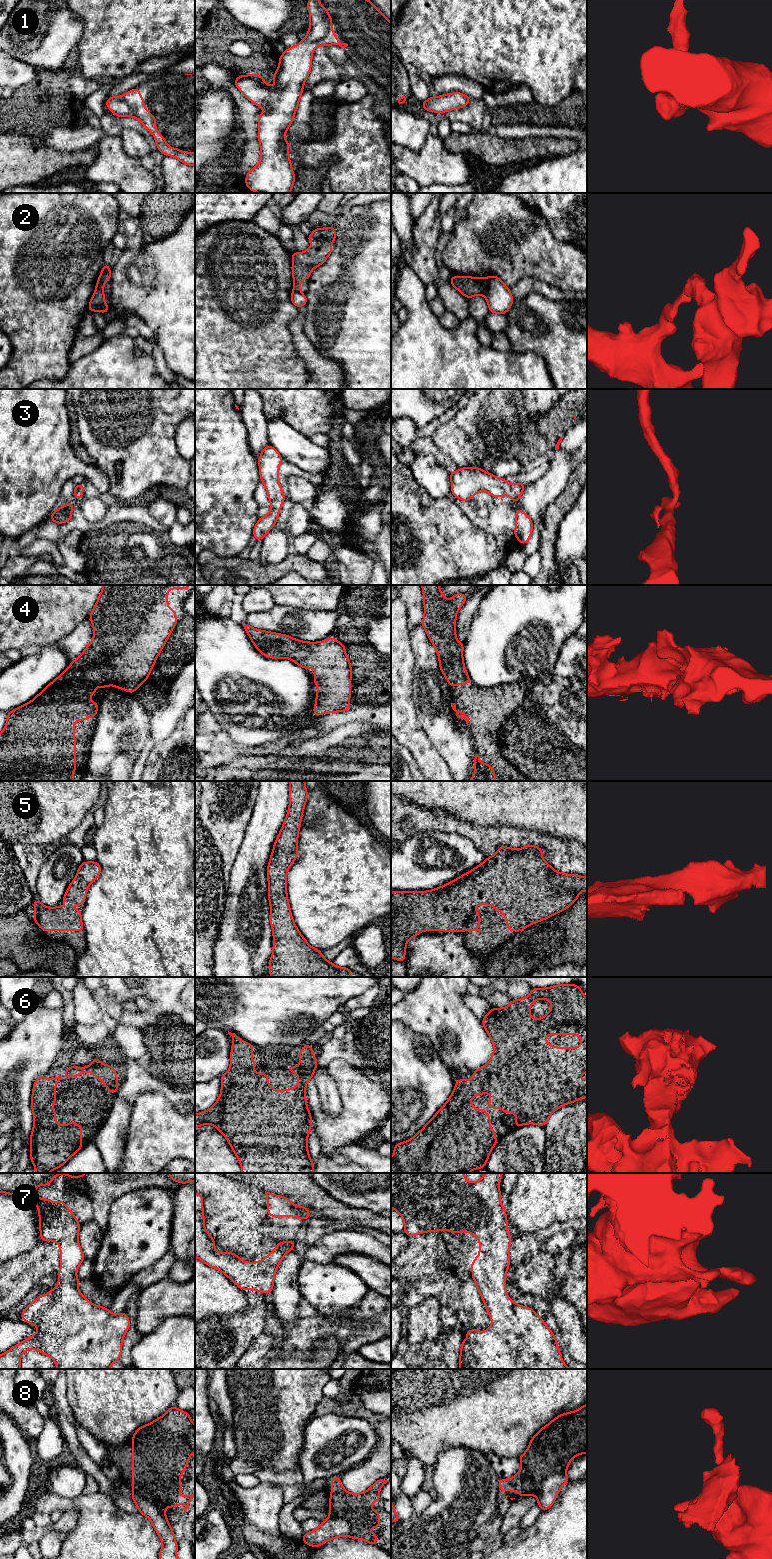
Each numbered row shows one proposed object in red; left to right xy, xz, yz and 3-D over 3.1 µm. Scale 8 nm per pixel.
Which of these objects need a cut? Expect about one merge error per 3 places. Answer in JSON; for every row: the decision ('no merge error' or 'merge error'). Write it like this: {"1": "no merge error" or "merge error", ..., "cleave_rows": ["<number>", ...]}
{"1": "no merge error", "2": "merge error", "3": "no merge error", "4": "no merge error", "5": "no merge error", "6": "no merge error", "7": "no merge error", "8": "merge error", "cleave_rows": ["2", "8"]}

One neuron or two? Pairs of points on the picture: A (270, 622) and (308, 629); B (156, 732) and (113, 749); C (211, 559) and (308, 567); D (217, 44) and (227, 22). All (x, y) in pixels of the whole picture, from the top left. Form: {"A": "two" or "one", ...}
{"A": "one", "B": "two", "C": "one", "D": "one"}

